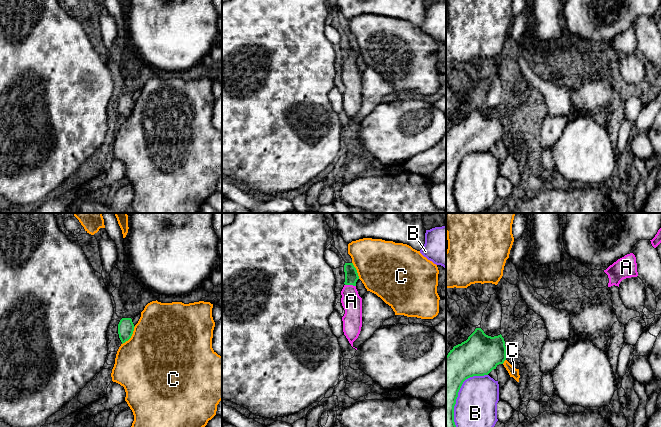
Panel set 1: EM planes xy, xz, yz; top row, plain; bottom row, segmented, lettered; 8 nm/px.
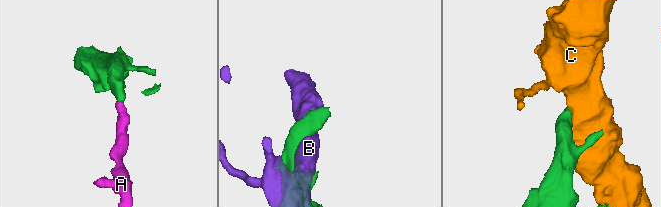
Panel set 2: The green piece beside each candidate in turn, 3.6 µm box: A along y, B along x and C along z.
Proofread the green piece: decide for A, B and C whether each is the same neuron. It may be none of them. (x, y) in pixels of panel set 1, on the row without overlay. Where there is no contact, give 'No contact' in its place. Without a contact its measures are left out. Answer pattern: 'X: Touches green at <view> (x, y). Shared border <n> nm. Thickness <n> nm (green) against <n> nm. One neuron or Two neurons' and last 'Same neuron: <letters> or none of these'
A: Touches green at xz (350, 60). Shared border 90 nm. Thickness 110 nm (green) against 160 nm. One neuron
B: Touches green at yz (457, 172). Shared border 550 nm. Thickness 300 nm (green) against 360 nm. Two neurons
C: Touches green at xy (131, 111). Shared border 190 nm. Thickness 130 nm (green) against 500 nm. Two neurons
Same neuron: A

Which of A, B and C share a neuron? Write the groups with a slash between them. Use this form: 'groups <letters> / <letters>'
groups A / B / C

